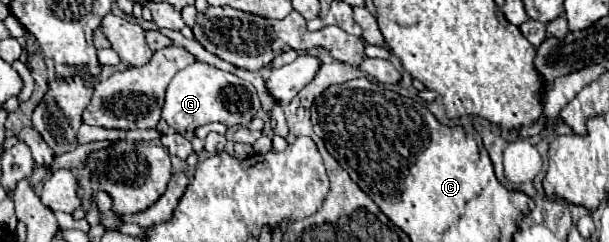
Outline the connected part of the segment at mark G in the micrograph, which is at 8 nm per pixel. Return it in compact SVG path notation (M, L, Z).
M196 61L190 67L178 71L170 81L166 89L162 119L172 129L186 135L204 123L224 123L226 127L248 125L258 111L260 111L260 101L252 83L232 73L210 67L208 63Z

